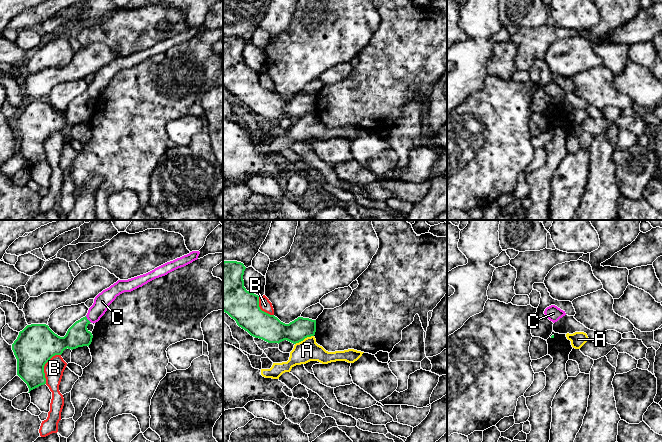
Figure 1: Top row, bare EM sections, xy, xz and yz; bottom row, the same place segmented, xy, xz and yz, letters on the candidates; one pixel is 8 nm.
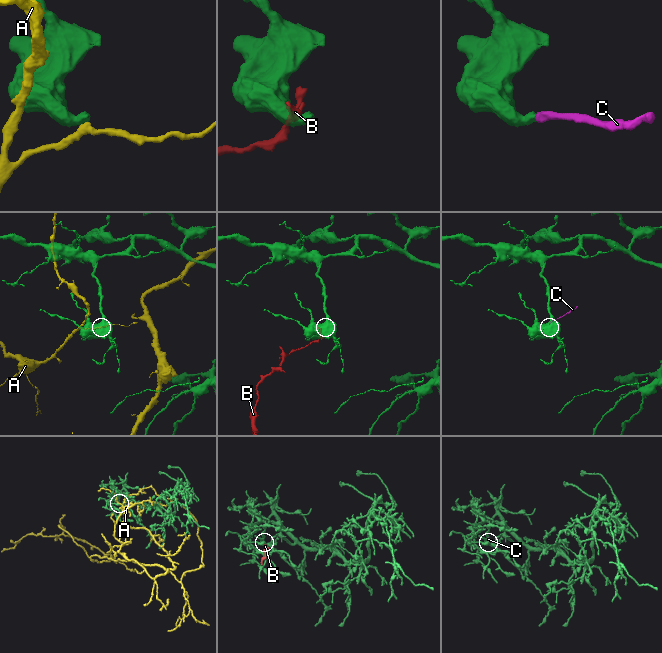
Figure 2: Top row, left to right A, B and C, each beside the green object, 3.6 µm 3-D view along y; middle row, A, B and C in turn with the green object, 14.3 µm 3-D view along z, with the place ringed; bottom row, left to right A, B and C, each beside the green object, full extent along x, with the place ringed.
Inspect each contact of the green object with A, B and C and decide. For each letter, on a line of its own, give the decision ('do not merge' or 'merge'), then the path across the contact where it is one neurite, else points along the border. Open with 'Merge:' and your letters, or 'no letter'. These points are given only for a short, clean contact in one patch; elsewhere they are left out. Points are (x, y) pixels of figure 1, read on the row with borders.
Merge: C
A: do not merge; border along xz (313, 335), (307, 336), (295, 344)
B: do not merge
C: merge; runs through xy (77, 335), (80, 326), (87, 319), (100, 306), (102, 301)

